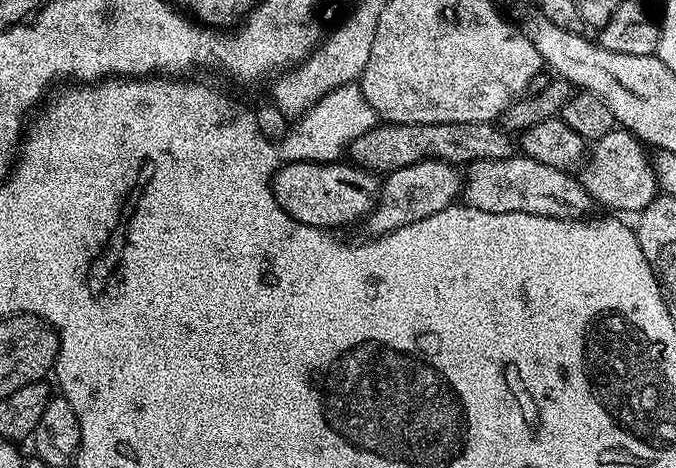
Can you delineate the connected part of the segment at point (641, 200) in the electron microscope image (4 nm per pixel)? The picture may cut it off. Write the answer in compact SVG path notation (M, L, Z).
M622 127L606 133L591 145L578 179L597 205L613 208L616 214L639 214L658 195L656 171L652 168L649 149L633 132Z

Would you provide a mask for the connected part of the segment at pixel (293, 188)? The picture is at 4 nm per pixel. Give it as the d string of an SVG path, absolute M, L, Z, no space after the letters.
M299 160L294 164L284 164L272 177L272 193L278 206L282 206L282 210L286 210L290 218L306 226L325 230L344 228L355 220L363 221L376 207L380 186L381 181L367 168L351 162L321 164L311 160Z

